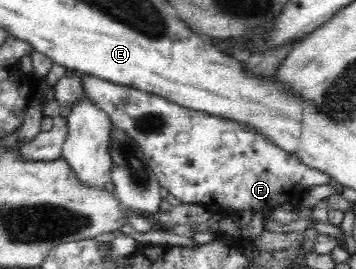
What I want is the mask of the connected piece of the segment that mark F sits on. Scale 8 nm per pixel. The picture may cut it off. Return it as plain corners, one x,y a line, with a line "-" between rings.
81,75
81,85
83,85
83,93
87,93
112,117
114,126
124,130
137,142
161,186
167,188
169,193
184,204
201,204
205,208
217,206
225,214
229,214
229,218
233,218
233,214
236,218
237,212
251,212
249,238
253,240
259,234
264,235
263,220
271,220
271,214
275,208
283,204
297,204
308,188
329,184
328,173
309,168
294,154
285,152
265,136
259,135
253,127
222,119
220,116
194,111
162,96
113,84
91,75

